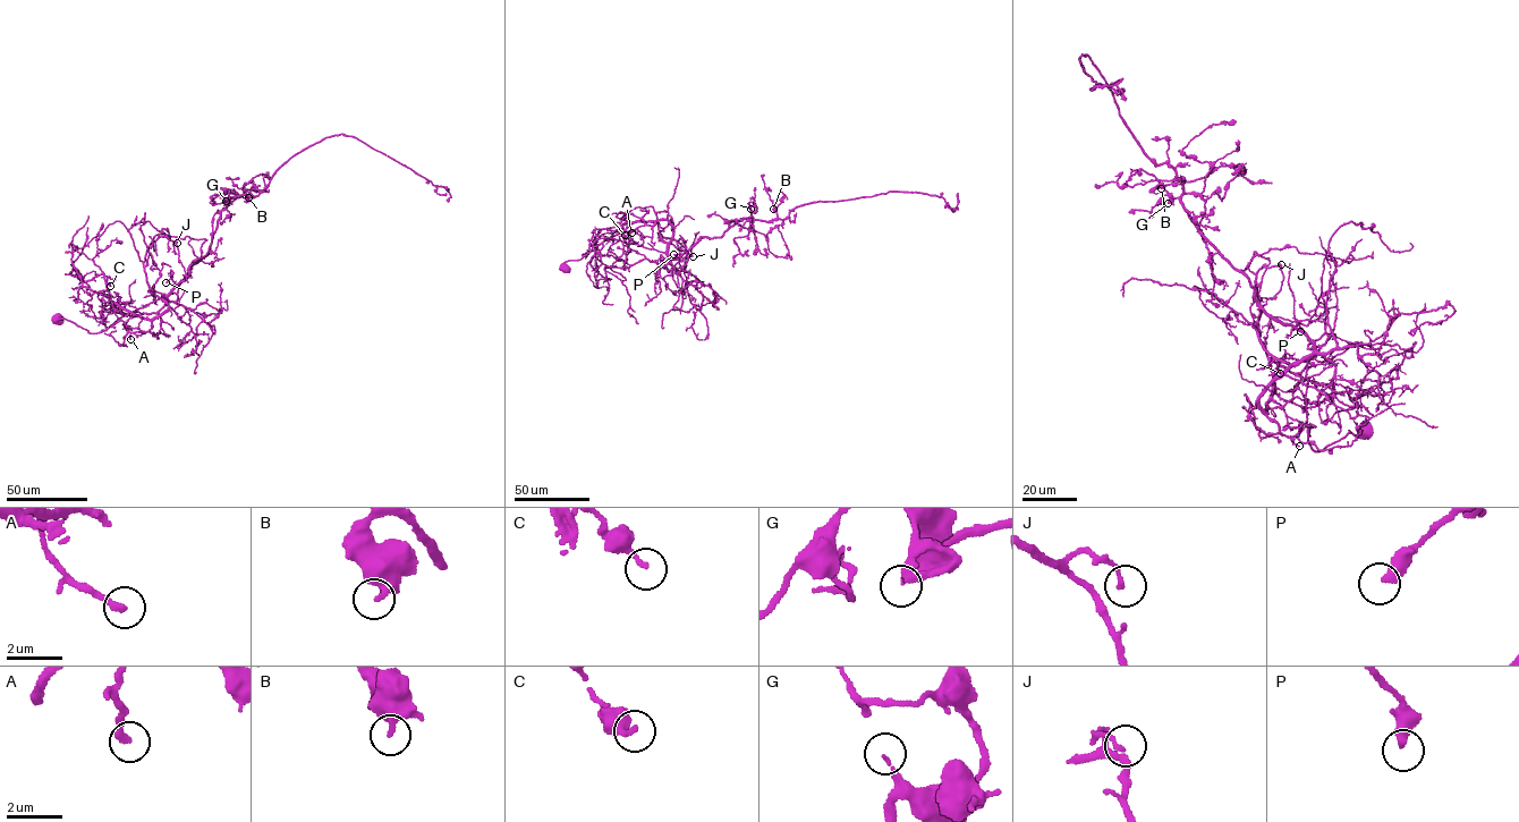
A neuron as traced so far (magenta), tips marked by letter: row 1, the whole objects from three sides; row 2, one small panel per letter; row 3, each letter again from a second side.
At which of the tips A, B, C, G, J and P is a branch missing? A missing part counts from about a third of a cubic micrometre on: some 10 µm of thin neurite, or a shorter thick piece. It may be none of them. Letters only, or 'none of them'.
A

